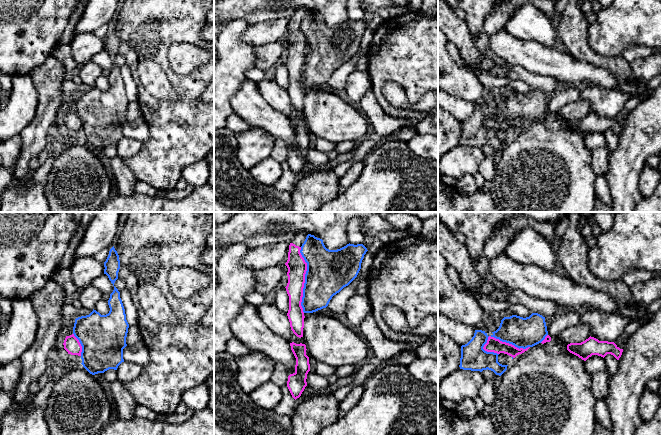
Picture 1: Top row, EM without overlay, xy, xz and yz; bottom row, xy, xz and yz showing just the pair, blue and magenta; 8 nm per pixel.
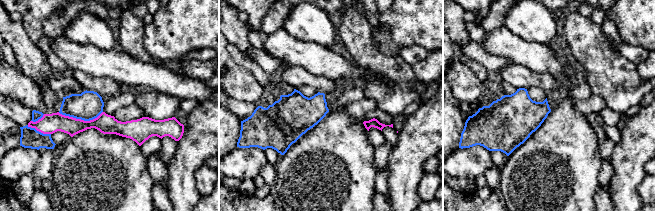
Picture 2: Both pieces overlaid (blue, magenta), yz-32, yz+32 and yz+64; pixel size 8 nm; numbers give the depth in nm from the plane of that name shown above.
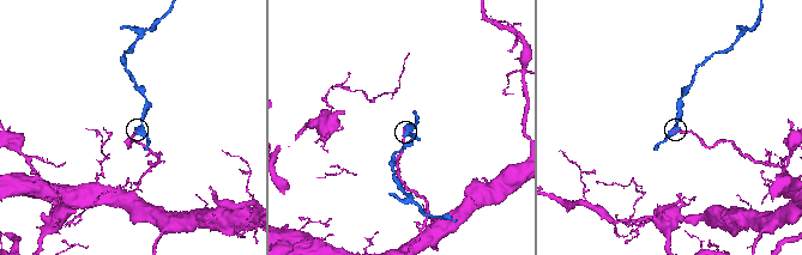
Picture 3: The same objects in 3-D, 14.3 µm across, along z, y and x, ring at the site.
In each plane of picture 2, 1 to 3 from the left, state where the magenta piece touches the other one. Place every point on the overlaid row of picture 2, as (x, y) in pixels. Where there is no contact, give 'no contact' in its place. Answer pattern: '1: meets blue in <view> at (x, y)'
1: meets blue in yz-32 at (80, 118)
2: no contact
3: no contact

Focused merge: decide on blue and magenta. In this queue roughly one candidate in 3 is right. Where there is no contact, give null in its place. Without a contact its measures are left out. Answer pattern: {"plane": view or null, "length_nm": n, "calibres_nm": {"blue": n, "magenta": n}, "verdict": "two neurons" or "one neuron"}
{"plane": "yz", "length_nm": 380, "calibres_nm": {"blue": 240, "magenta": 110}, "verdict": "two neurons"}

